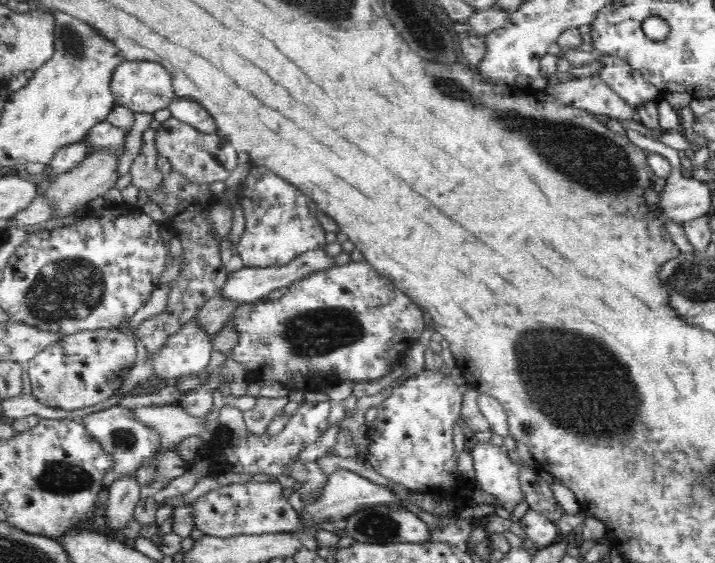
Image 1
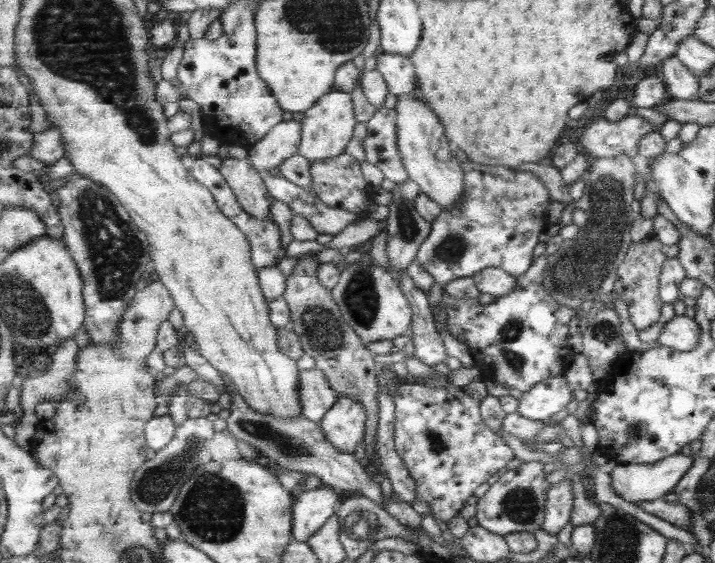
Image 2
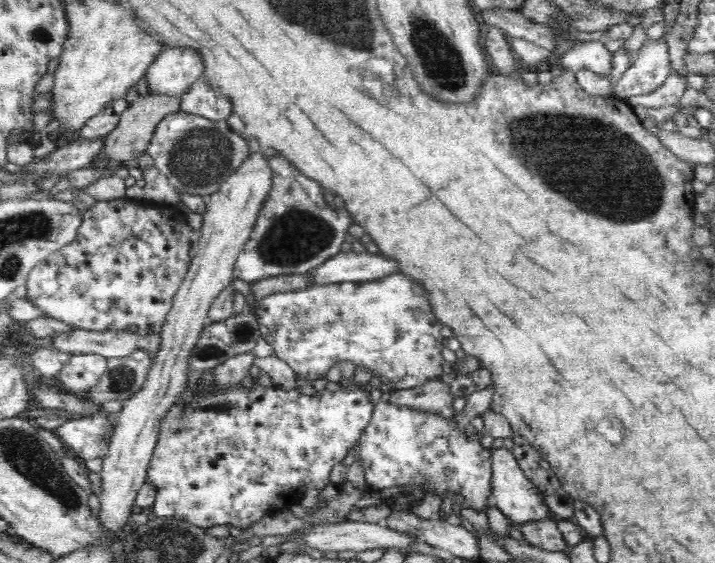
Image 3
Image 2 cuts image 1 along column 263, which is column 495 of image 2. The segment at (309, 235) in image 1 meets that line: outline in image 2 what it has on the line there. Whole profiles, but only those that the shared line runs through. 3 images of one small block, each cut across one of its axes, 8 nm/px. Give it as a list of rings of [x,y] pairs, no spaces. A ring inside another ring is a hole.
[[[473,161],[462,163],[465,194],[453,210],[444,212],[432,223],[432,234],[418,250],[419,264],[444,286],[459,278],[472,277],[487,267],[499,267],[512,275],[525,274],[535,261],[541,222],[547,227],[549,192],[529,171],[505,166],[487,166]]]

